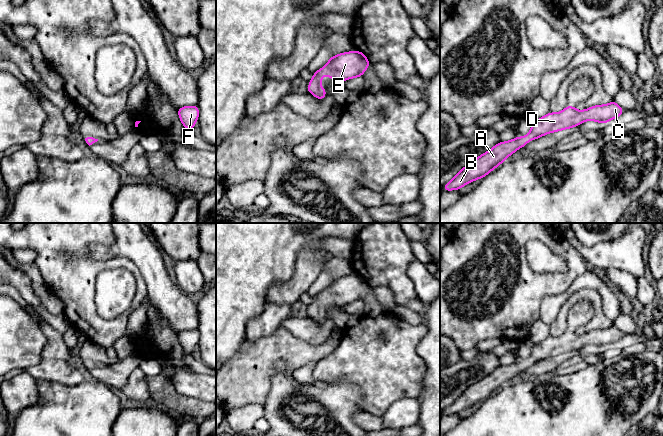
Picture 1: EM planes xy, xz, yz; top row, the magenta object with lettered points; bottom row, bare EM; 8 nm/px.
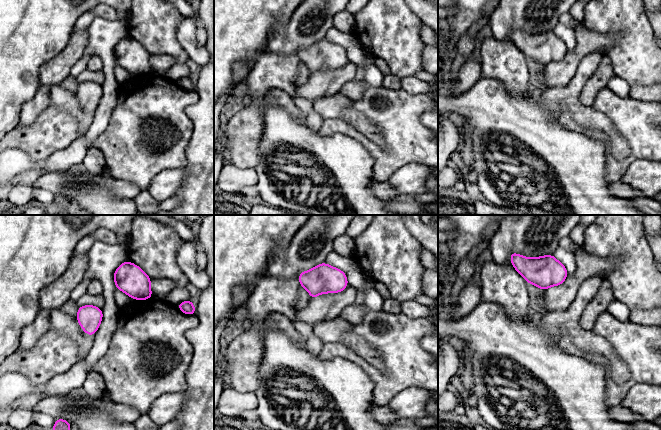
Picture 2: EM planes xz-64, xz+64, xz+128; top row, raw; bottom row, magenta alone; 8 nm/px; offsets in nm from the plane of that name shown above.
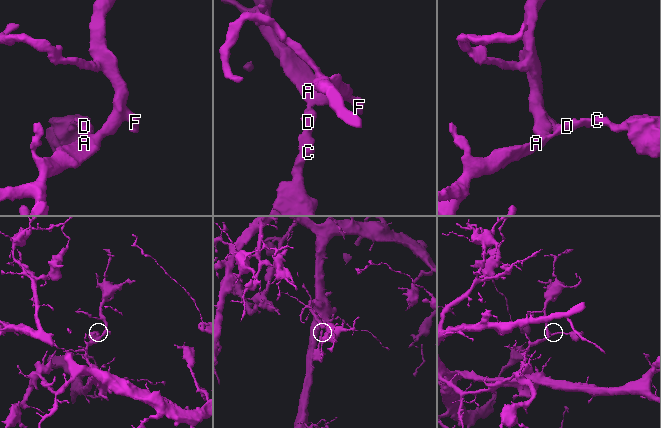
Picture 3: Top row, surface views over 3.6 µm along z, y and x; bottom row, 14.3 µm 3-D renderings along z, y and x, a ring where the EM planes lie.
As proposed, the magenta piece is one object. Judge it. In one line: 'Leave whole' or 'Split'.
Leave whole

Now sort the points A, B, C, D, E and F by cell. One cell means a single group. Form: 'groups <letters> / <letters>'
groups A B C D E F

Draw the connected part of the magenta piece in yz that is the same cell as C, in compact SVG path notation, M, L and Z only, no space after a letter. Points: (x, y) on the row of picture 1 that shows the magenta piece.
M614 100L609 104L592 106L583 111L567 105L559 113L549 112L542 118L533 121L531 130L526 137L519 136L510 141L499 142L492 149L469 162L451 181L442 187L442 190L459 190L464 185L485 177L503 163L507 157L519 148L526 146L531 140L552 132L578 126L587 120L605 124L623 113L624 110Z

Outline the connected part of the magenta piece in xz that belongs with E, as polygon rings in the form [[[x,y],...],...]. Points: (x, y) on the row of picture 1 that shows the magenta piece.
[[[350,51],[329,57],[328,63],[313,74],[307,92],[310,92],[317,99],[323,100],[327,91],[319,84],[323,80],[324,73],[327,77],[330,76],[333,81],[343,82],[347,79],[362,77],[370,64],[361,51]]]

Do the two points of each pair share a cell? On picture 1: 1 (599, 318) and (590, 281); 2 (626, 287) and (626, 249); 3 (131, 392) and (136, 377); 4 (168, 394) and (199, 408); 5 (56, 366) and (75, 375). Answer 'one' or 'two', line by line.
1: two
2: two
3: one
4: one
5: one

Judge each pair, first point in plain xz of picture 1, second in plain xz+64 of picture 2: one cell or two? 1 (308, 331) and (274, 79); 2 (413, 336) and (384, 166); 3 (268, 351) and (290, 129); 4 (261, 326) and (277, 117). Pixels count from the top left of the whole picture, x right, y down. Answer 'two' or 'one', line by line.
1: two
2: one
3: two
4: two

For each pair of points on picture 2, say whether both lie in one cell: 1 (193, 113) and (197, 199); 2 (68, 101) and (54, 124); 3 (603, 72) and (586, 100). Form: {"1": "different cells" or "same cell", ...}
{"1": "same cell", "2": "different cells", "3": "same cell"}

